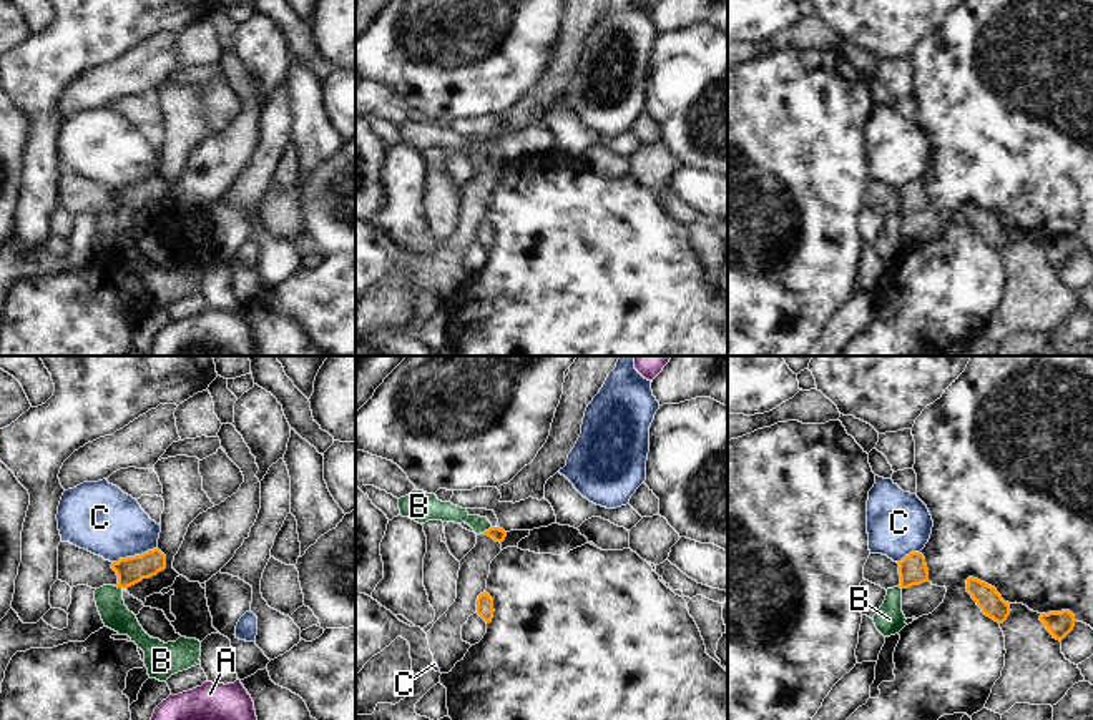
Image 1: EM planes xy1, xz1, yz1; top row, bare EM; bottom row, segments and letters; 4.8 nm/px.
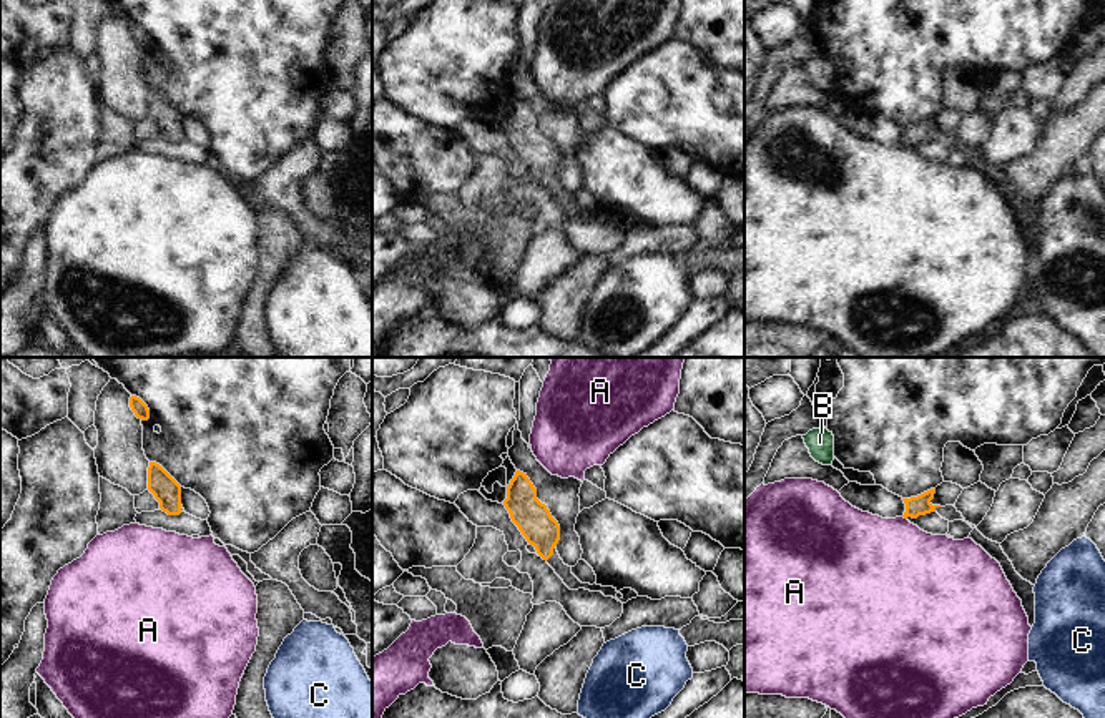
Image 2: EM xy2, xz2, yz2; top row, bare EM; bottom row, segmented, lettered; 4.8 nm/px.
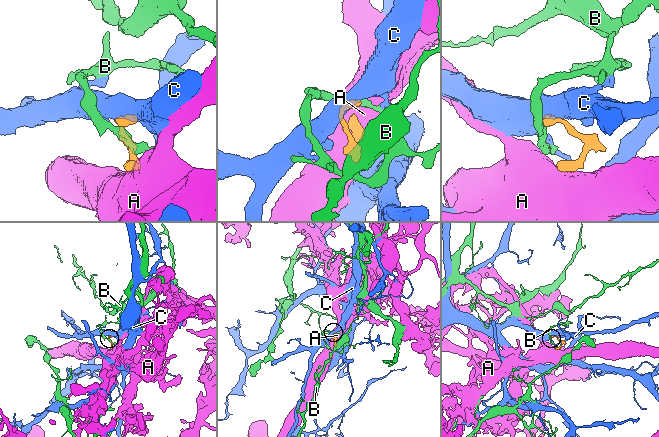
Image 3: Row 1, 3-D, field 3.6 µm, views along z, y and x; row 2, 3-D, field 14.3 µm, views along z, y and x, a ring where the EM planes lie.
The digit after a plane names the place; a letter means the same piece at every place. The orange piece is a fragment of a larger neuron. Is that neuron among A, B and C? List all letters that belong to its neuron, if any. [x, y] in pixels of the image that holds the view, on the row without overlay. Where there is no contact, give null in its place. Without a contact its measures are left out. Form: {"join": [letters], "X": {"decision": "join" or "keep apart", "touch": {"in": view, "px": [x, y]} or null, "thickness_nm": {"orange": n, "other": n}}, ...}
{"join": [], "A": {"decision": "keep apart", "touch": {"in": "yz2", "px": [904, 145]}, "thickness_nm": {"orange": 100, "other": 460}}, "B": {"decision": "keep apart", "touch": {"in": "xz1", "px": [485, 158]}, "thickness_nm": {"orange": 70, "other": 100}}, "C": {"decision": "keep apart", "touch": {"in": "xy1", "px": [135, 183]}, "thickness_nm": {"orange": 140, "other": 340}}}

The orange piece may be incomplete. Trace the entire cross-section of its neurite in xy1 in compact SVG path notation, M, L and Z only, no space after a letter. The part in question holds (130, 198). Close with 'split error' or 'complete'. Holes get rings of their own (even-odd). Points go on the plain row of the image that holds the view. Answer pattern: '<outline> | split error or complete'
M156 175L141 183L120 186L111 191L118 203L118 216L128 216L143 206L149 206L166 196L166 183Z | complete

